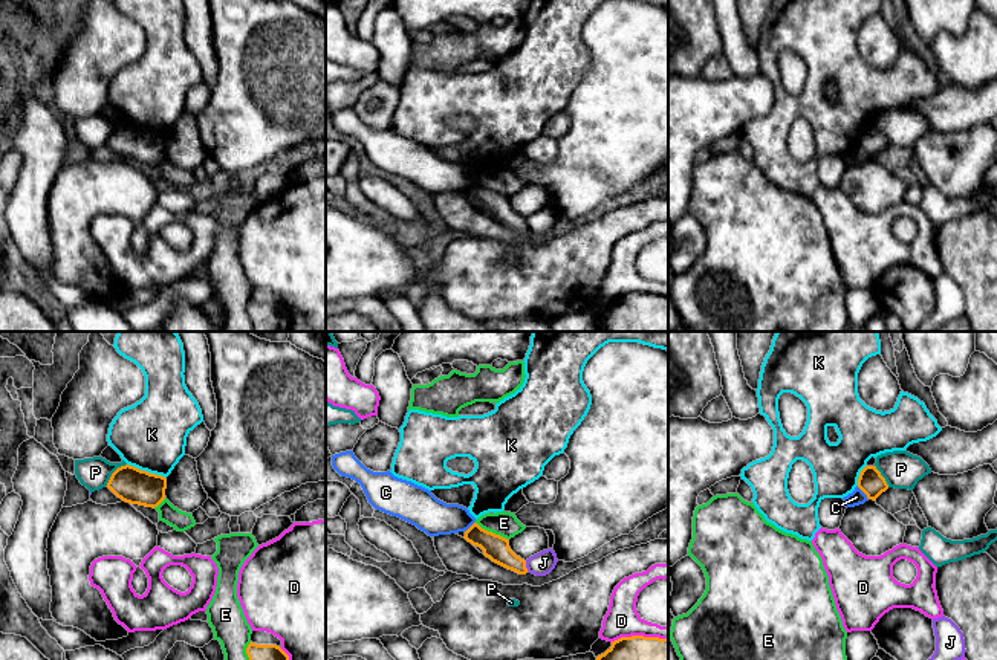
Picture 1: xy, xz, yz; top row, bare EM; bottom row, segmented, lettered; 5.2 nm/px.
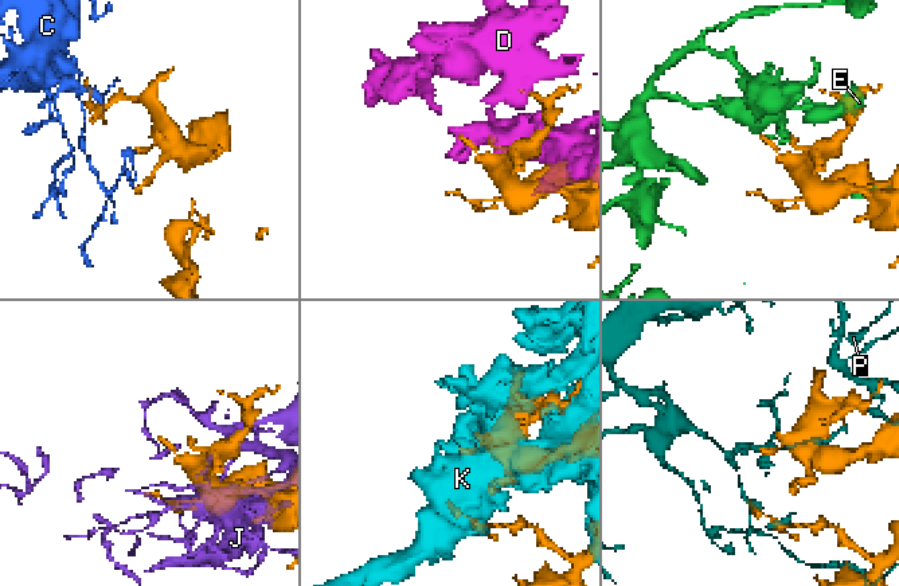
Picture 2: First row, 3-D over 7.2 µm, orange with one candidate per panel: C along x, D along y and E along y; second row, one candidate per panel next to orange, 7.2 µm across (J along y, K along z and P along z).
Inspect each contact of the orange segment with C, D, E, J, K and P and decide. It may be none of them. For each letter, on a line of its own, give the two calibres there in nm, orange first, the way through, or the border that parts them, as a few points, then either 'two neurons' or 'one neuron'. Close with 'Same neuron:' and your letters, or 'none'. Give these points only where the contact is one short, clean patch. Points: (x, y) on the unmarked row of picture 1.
C: 140/80 nm | along yz (857, 144), (869, 156) | two neurons
D: 380/180 nm | two neurons
E: 140/130 nm | two neurons
J: 140/120 nm | two neurons
K: 190/360 nm | two neurons
P: 190/160 nm | two neurons
Same neuron: none

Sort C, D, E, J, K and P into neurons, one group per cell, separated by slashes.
C / D / E / J / K / P

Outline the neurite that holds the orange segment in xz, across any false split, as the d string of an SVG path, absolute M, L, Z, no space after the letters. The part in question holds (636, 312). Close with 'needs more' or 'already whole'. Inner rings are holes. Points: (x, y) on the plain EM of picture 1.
M621 295L596 318L607 332L668 332L668 296Z | already whole

